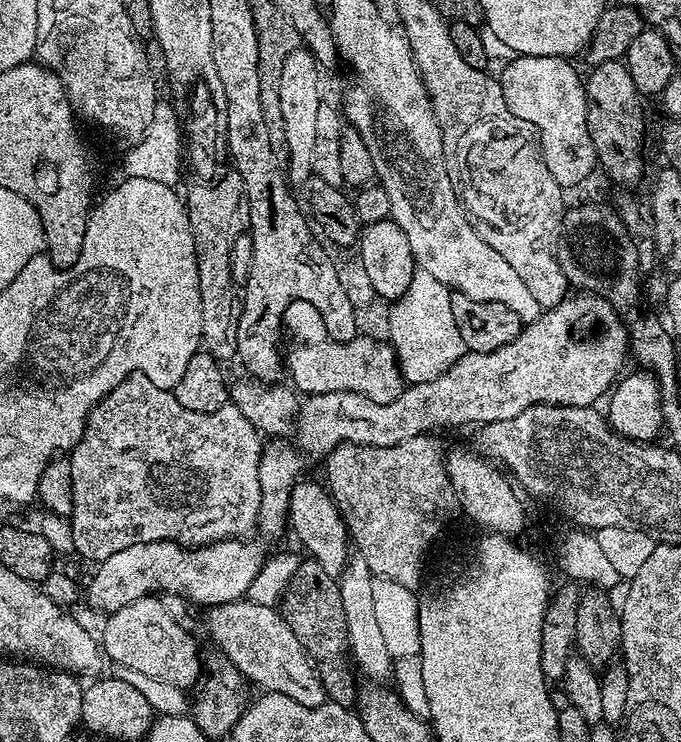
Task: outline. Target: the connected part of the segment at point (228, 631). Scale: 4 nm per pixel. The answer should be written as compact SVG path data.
M245 598L209 607L207 612L208 632L213 642L245 680L255 687L257 684L264 692L286 694L286 698L294 698L294 702L302 702L302 706L313 708L326 703L324 686L316 675L312 659L273 605L271 608Z

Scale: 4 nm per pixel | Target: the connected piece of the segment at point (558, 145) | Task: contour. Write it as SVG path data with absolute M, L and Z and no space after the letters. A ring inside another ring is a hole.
M517 55L498 72L510 114L522 118L522 122L535 128L546 170L554 174L554 182L558 182L565 190L582 183L598 168L594 142L586 126L584 80L568 64L571 63L562 56Z

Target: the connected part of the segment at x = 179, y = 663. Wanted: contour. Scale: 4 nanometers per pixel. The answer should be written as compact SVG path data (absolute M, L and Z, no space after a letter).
M143 596L138 602L130 602L122 610L111 613L104 628L104 640L102 636L102 651L111 663L113 660L120 664L121 669L132 669L174 688L188 690L201 679L202 656L200 660L195 638L168 613L160 600L163 599Z

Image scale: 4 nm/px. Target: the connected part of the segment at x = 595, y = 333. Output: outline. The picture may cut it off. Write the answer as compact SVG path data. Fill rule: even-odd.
M569 295L558 306L541 311L534 323L521 327L514 342L493 352L465 351L464 357L453 368L425 384L405 387L400 396L394 398L394 402L374 402L357 392L308 396L305 404L303 401L299 405L294 420L294 437L310 455L324 458L339 444L389 448L435 433L432 432L435 428L456 428L459 424L483 426L509 420L535 404L587 408L595 405L595 400L600 395L603 397L617 383L618 377L625 371L624 363L629 363L630 328L627 323L620 321L620 316L621 313L614 310L602 296Z

